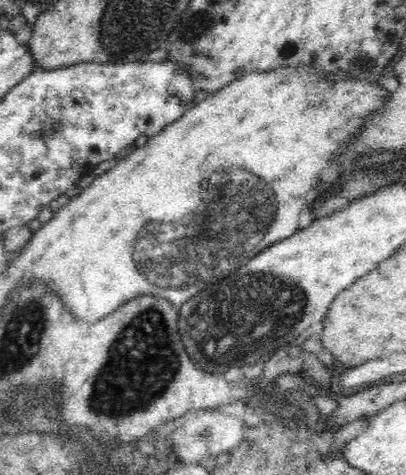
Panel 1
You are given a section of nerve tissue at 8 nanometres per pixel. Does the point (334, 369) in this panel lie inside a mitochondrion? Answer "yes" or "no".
no

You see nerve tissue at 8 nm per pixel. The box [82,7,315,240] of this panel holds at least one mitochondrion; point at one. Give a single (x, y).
(191, 33)

